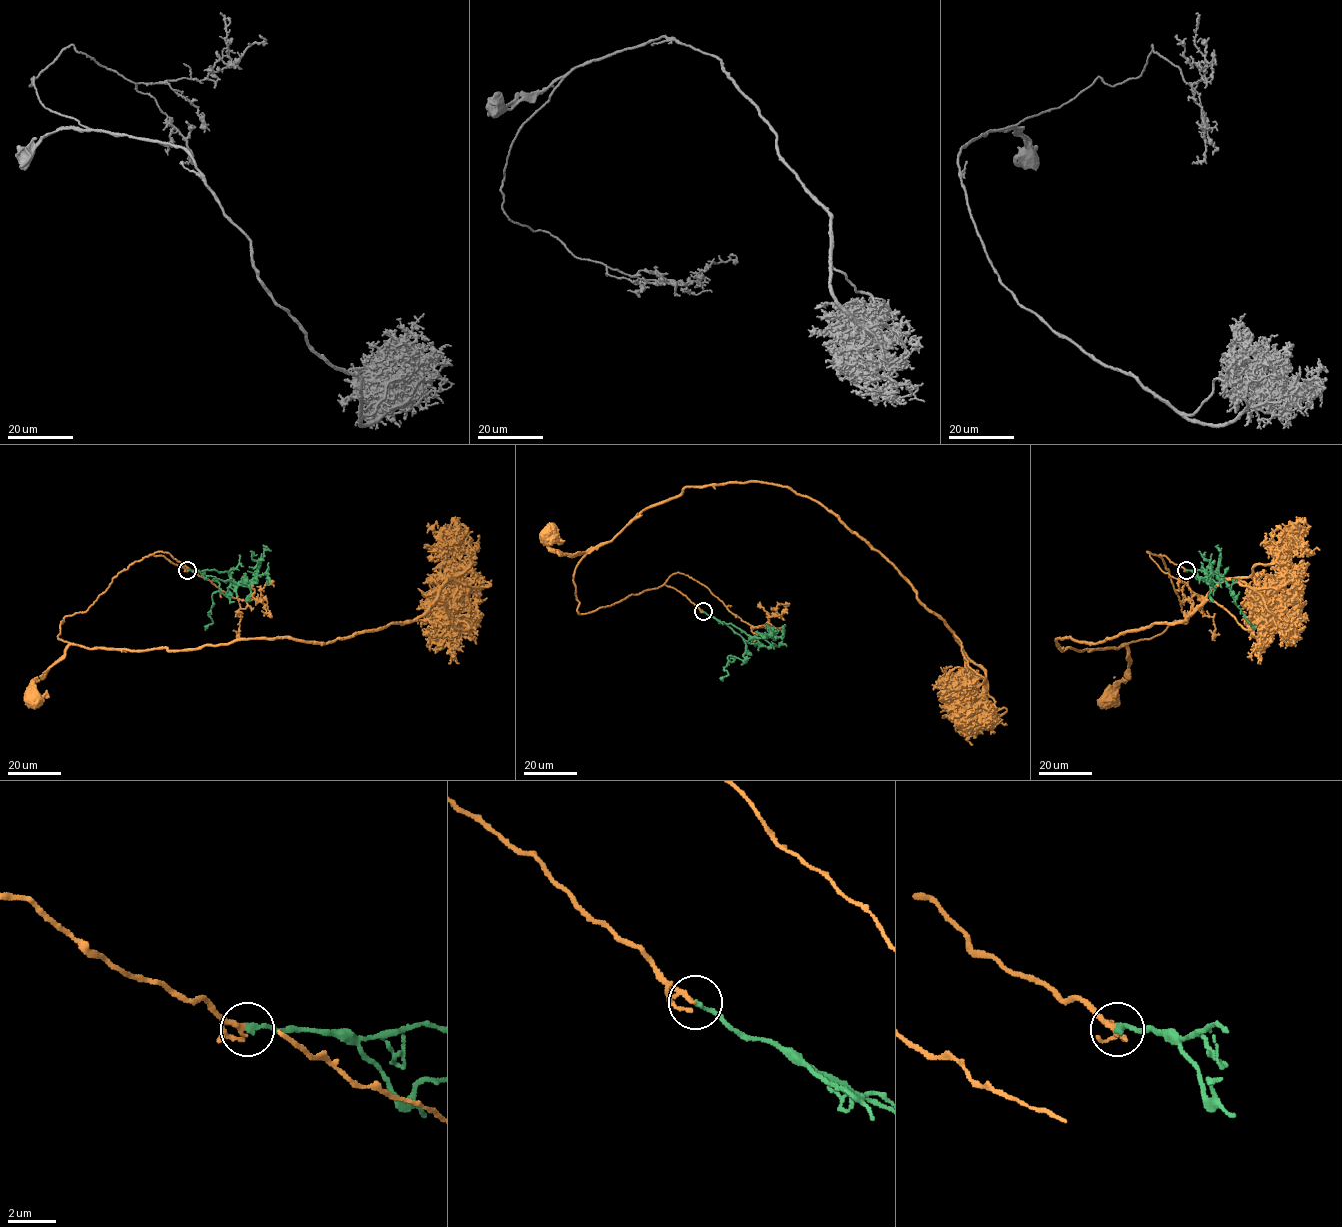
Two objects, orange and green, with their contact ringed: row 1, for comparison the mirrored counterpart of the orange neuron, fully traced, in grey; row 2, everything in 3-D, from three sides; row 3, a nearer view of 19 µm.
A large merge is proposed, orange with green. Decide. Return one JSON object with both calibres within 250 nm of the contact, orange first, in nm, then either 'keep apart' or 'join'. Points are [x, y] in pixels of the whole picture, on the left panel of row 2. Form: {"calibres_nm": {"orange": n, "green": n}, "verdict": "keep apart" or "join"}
{"calibres_nm": {"orange": 160, "green": 200}, "verdict": "join"}

